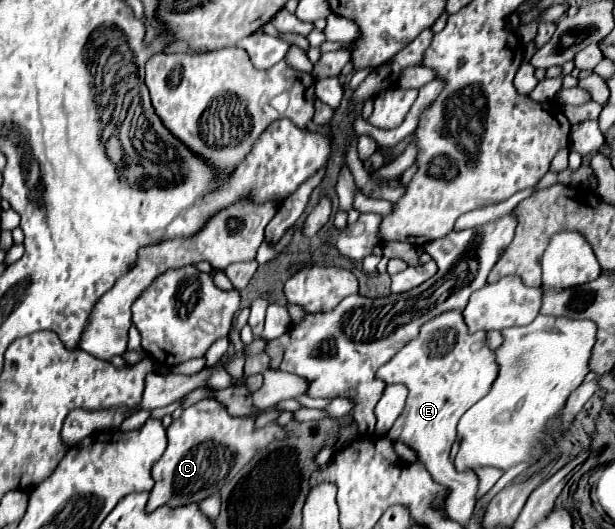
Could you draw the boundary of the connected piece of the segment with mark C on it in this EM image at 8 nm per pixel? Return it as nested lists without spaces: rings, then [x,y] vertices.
[[[203,399],[193,407],[187,407],[167,429],[169,445],[165,455],[151,469],[155,487],[149,495],[147,511],[151,513],[161,505],[181,507],[207,499],[217,493],[219,487],[227,483],[227,479],[231,479],[259,447],[267,447],[271,439],[285,439],[285,429],[275,423],[269,423],[263,429],[255,429],[253,425],[253,419],[231,417],[215,399]]]

